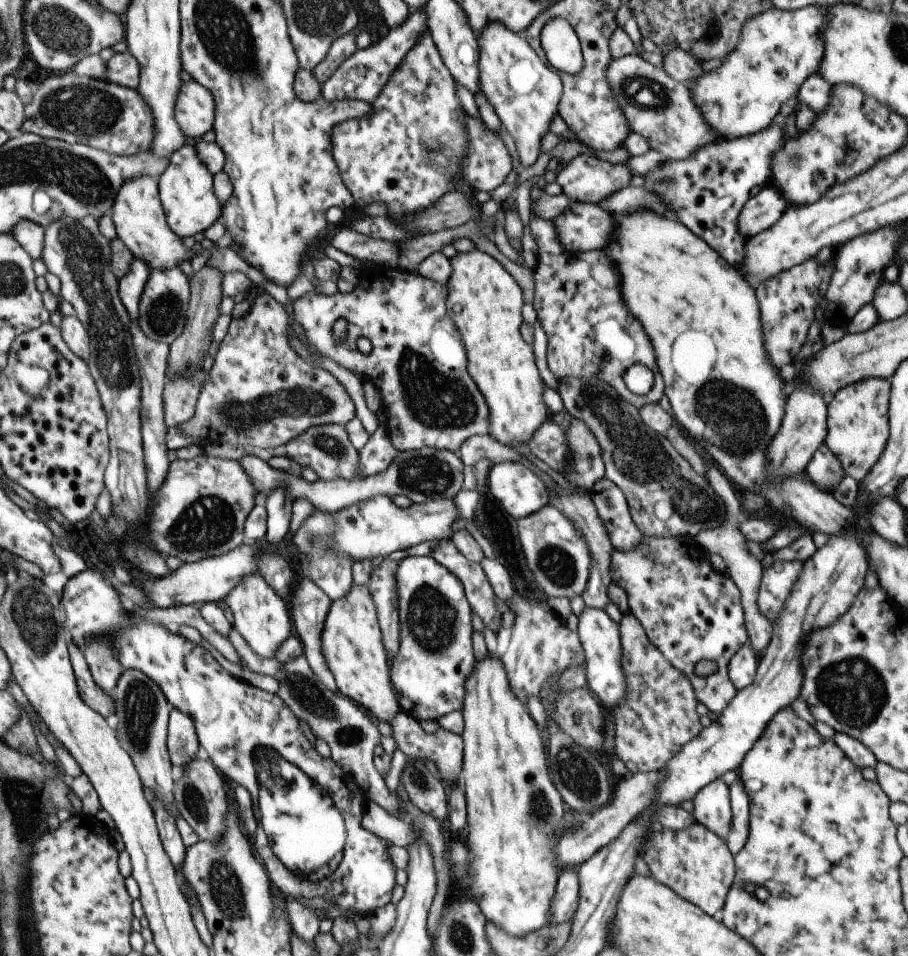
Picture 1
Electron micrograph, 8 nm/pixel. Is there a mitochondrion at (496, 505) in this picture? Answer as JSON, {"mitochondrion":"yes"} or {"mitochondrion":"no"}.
{"mitochondrion":"no"}

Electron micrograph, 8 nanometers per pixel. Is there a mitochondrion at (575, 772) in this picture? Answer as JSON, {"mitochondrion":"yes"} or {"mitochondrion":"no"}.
{"mitochondrion":"yes"}

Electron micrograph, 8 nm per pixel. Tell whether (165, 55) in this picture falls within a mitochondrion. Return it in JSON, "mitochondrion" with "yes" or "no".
{"mitochondrion":"no"}

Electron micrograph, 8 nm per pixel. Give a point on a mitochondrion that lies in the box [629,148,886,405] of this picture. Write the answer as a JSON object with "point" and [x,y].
{"point":[777,325]}

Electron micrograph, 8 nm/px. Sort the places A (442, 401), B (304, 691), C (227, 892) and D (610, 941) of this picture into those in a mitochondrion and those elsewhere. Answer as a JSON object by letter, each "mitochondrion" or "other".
{"A":"mitochondrion","B":"mitochondrion","C":"mitochondrion","D":"other"}

